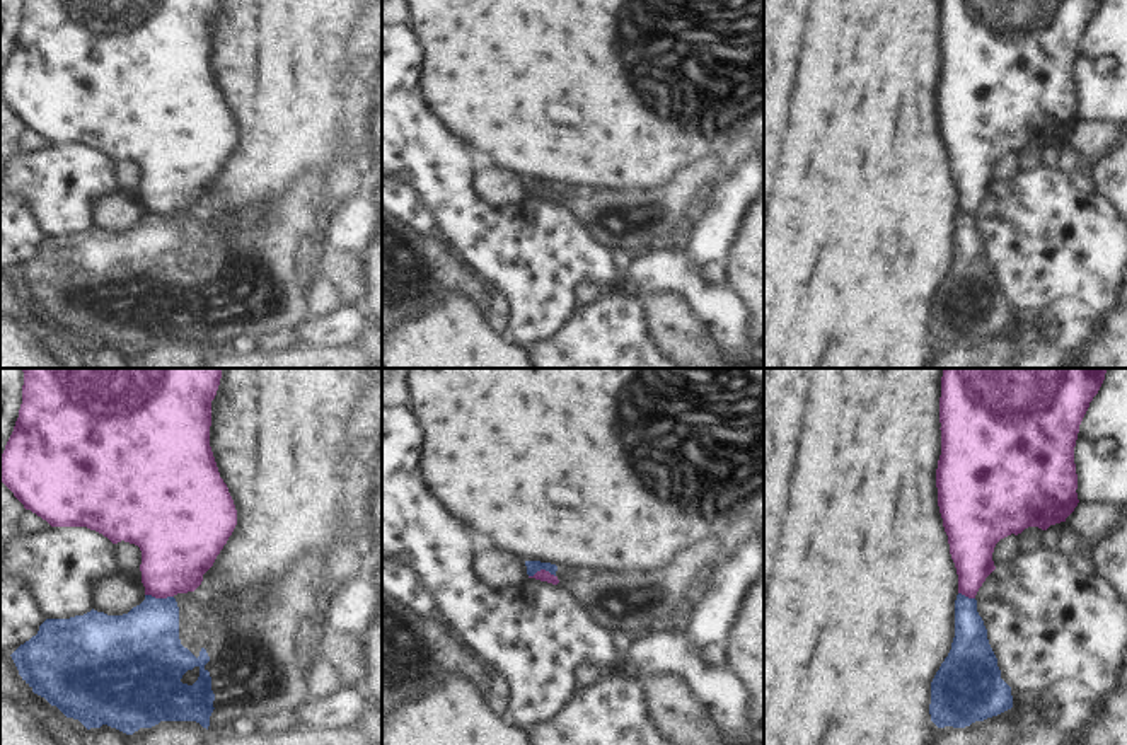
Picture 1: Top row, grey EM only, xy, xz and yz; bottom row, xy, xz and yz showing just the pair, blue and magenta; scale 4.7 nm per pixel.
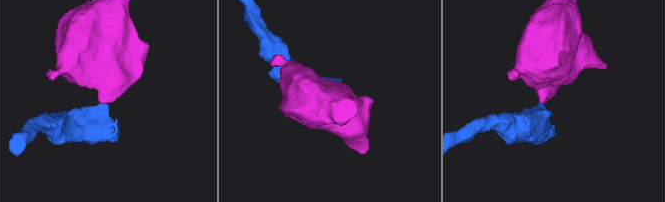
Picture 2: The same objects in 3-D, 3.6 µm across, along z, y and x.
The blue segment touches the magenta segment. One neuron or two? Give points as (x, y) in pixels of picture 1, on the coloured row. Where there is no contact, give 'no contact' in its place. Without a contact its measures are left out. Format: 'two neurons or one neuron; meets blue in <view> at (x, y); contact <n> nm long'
two neurons; meets blue in xy at (159, 599); contact 140 nm long

